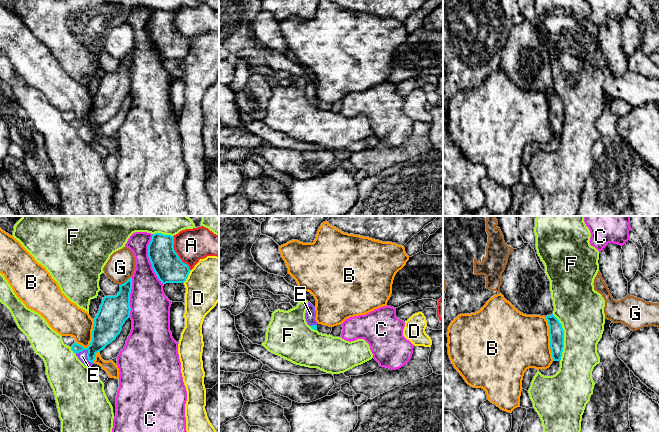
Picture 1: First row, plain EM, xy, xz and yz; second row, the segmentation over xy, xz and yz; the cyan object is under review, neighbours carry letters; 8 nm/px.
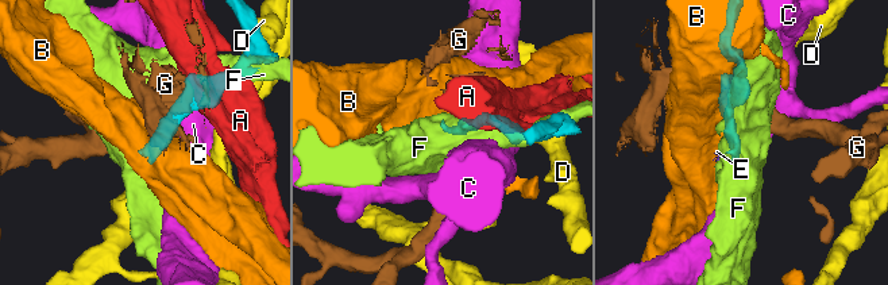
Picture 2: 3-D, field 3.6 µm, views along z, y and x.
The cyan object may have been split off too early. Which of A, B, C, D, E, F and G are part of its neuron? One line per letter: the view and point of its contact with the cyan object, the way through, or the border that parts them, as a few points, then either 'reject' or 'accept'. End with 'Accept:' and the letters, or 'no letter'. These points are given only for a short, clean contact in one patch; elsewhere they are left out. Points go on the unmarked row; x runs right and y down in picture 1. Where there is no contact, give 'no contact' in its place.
A: meets cyan in xy at (177, 30); reject
B: meets cyan in yz at (550, 114); border along yz (544, 92), (548, 101), (549, 123), (553, 136); reject
C: meets cyan in xy at (149, 35); reject
D: meets cyan in xy at (187, 52); reject
E: meets cyan in xy at (88, 128); runs through xy (106, 104), (100, 116), (88, 128), (82, 132); accept
F: meets cyan in yz at (563, 113); reject
G: meets cyan in xy at (126, 57); border along xy (131, 52), (120, 61); reject
Accept: E

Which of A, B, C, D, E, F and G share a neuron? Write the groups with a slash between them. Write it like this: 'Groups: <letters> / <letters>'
Groups: A / B / C / D / E / F / G

